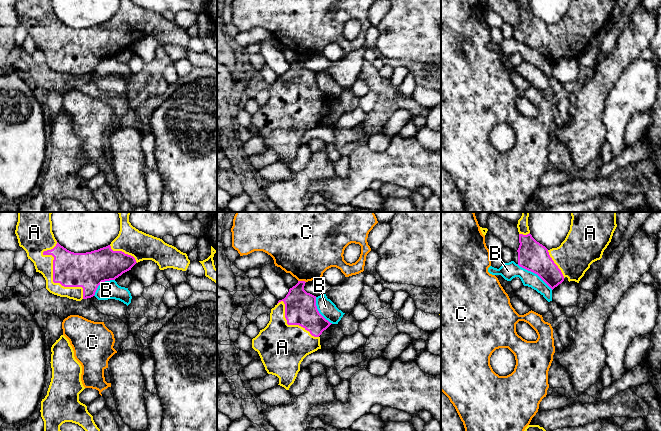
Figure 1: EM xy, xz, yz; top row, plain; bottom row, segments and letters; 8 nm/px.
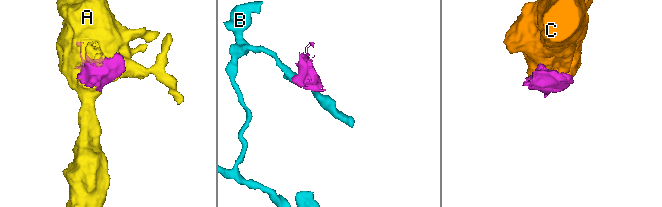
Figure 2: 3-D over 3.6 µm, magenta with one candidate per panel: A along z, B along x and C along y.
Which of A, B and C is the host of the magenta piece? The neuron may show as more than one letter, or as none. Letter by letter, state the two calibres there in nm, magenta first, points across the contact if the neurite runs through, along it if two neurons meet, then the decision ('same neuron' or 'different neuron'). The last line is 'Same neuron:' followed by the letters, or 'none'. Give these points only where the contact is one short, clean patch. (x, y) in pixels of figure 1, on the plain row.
A: 280/150 nm | same neuron
B: 240/140 nm | along yz (517, 40), (536, 49), (552, 65) | different neuron
C: 260/440 nm | along xz (298, 56), (305, 58) | different neuron
Same neuron: A

